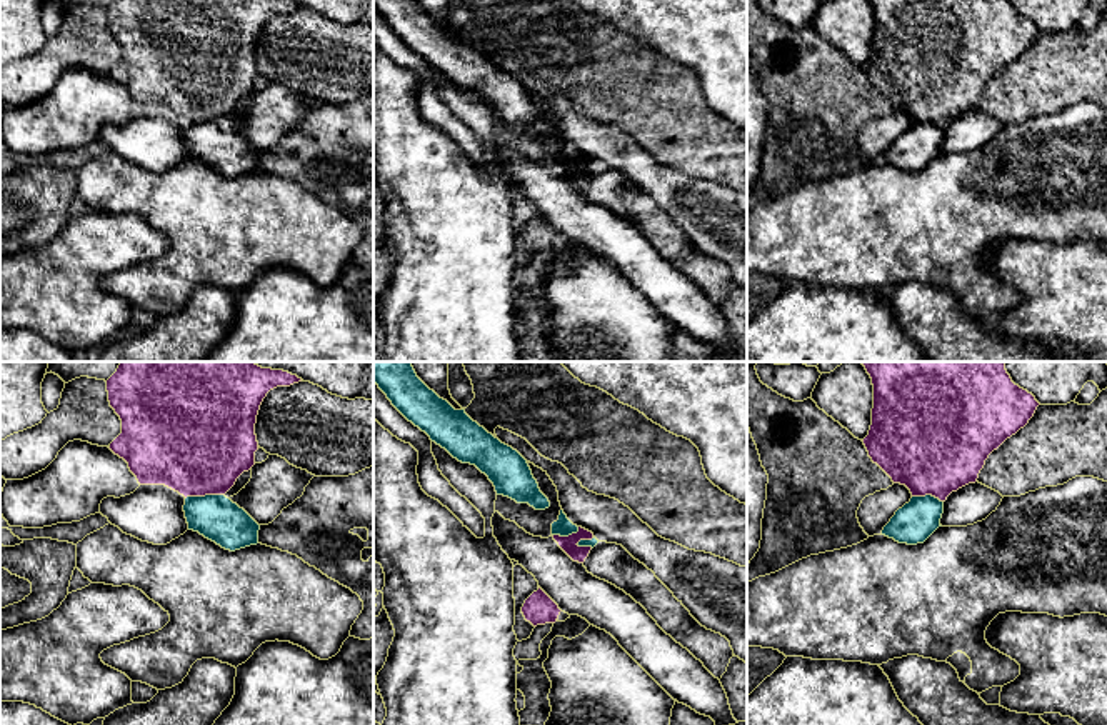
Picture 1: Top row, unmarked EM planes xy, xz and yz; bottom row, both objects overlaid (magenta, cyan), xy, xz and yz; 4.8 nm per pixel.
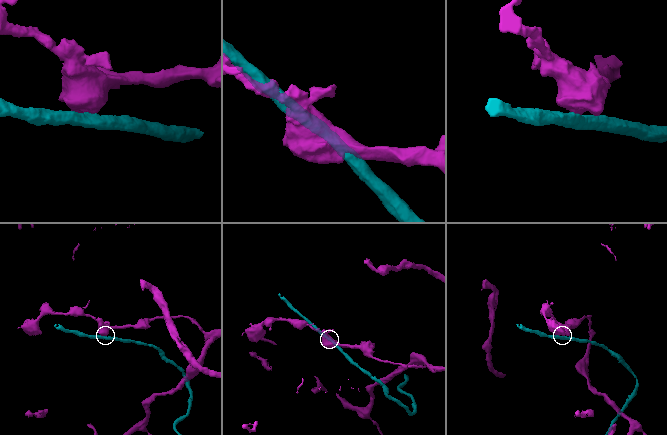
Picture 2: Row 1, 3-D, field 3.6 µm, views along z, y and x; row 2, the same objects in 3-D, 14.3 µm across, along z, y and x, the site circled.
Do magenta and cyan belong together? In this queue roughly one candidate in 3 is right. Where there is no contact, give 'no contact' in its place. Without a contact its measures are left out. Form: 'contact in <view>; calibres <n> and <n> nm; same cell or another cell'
contact in xy; calibres 500 and 220 nm; another cell

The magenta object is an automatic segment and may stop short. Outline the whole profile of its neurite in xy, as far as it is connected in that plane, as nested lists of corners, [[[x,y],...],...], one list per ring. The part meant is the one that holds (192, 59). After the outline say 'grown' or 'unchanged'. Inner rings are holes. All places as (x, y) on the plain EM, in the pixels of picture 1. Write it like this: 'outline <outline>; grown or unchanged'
outline [[[113,0],[107,7],[110,33],[122,47],[122,60],[110,77],[128,90],[140,112],[165,112],[180,122],[225,122],[255,92],[255,50],[267,20],[302,8],[292,0]]]; unchanged

